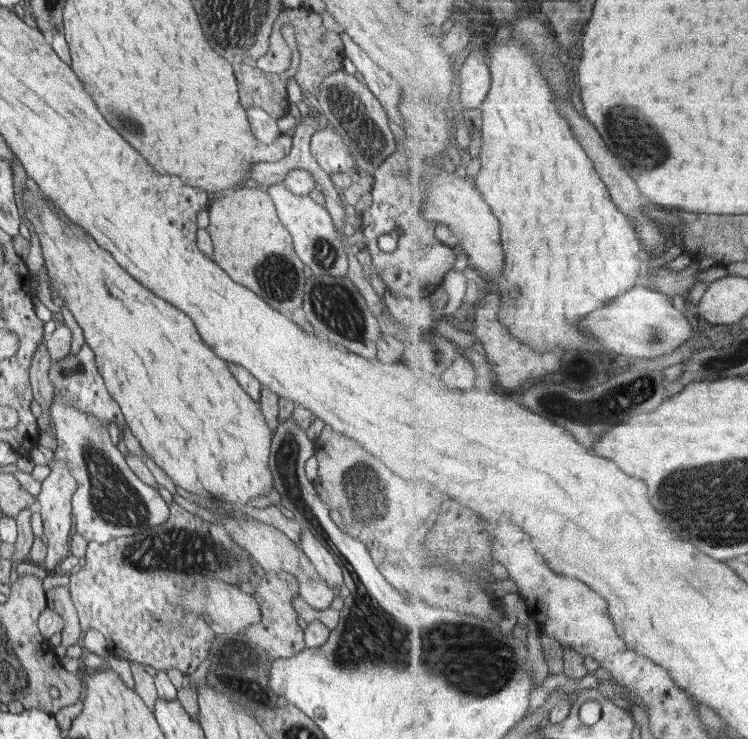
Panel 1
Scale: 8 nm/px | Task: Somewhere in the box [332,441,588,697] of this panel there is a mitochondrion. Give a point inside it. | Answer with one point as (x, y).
(369, 495)

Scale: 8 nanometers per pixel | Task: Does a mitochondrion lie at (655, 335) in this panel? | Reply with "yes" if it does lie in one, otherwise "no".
yes

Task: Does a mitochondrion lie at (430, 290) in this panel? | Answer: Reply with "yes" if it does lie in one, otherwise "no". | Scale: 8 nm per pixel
no

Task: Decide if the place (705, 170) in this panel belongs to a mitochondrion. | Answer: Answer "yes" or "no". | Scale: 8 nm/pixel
no

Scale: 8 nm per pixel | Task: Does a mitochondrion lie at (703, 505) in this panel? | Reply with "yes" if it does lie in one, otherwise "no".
yes

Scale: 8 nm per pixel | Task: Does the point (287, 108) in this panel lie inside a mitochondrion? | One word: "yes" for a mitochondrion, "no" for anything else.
no

